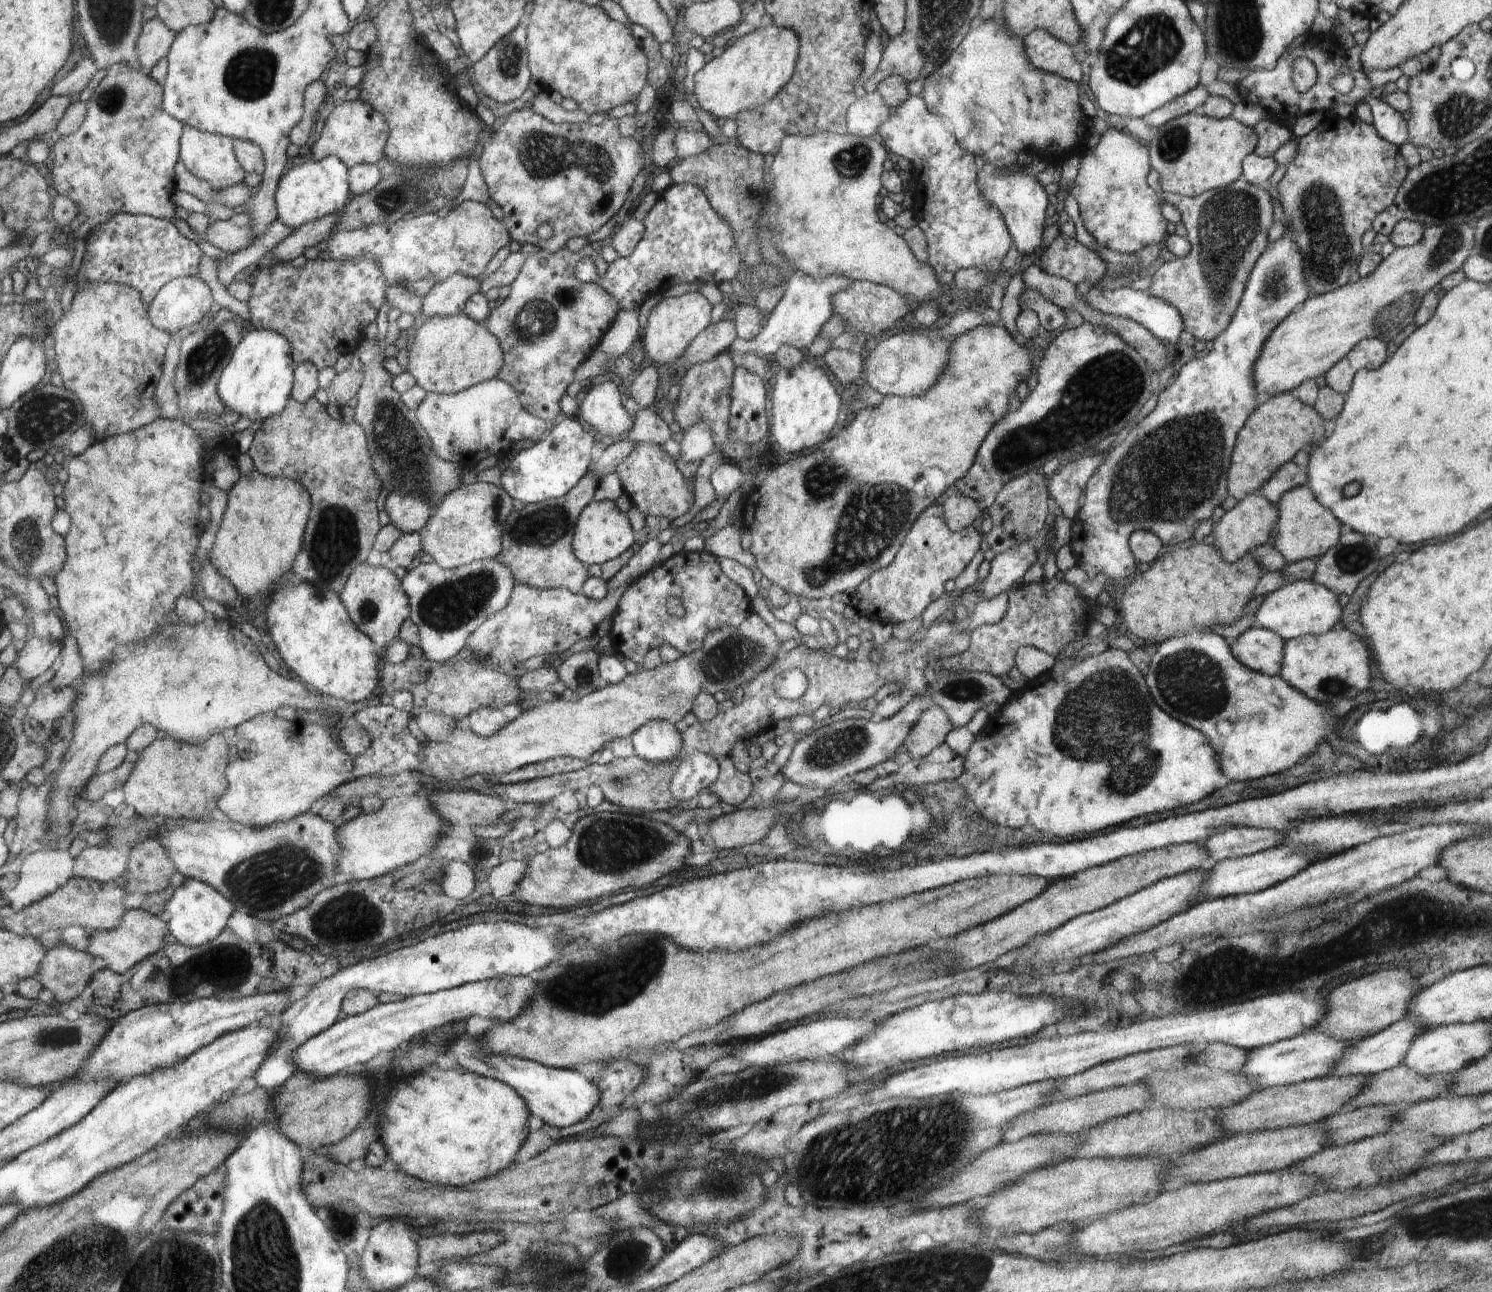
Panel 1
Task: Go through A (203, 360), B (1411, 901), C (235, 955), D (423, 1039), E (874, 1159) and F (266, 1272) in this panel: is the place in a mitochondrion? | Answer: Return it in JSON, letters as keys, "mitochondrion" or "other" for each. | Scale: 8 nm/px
{"A":"mitochondrion","B":"mitochondrion","C":"mitochondrion","D":"other","E":"mitochondrion","F":"mitochondrion"}

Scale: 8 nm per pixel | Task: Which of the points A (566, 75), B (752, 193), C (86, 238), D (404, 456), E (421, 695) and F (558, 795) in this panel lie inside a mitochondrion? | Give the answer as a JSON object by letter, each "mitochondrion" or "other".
{"A":"other","B":"mitochondrion","C":"other","D":"mitochondrion","E":"other","F":"other"}

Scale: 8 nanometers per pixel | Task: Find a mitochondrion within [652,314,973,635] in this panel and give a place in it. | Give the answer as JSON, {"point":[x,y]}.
{"point":[870,517]}

